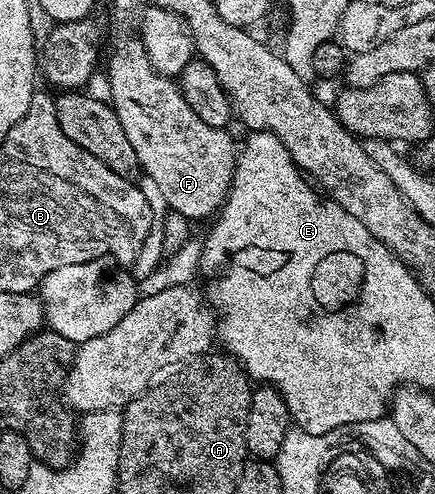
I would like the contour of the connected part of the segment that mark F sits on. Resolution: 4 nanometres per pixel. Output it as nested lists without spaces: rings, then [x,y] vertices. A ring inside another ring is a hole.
[[[136,37],[134,47],[122,47],[118,55],[109,52],[108,57],[114,61],[114,67],[107,63],[104,67],[104,74],[111,83],[109,102],[120,117],[120,125],[124,125],[124,133],[128,133],[128,141],[132,144],[132,149],[136,149],[139,168],[157,182],[158,188],[164,193],[169,210],[176,211],[191,221],[206,218],[209,220],[222,210],[226,197],[230,194],[230,187],[234,183],[236,162],[234,139],[229,135],[231,133],[229,130],[204,125],[204,121],[200,121],[200,117],[192,113],[192,105],[184,101],[182,91],[173,78],[161,75],[160,72],[150,75],[153,66],[151,64],[146,67],[149,57],[143,44],[138,47],[141,42],[141,39]]]

